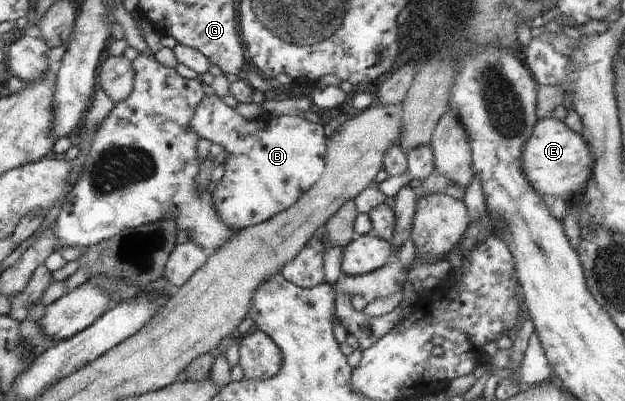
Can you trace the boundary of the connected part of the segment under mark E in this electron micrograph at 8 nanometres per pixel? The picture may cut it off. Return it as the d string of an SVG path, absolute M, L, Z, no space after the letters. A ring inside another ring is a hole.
M556 118L539 119L535 123L530 139L522 148L521 170L525 173L532 189L535 189L540 196L547 193L562 198L568 194L579 194L591 176L593 157L585 139Z

